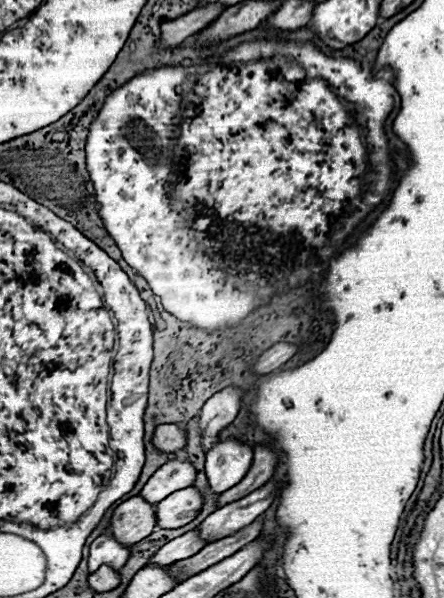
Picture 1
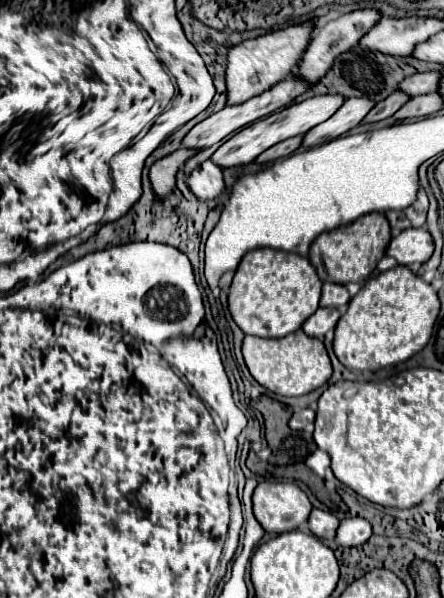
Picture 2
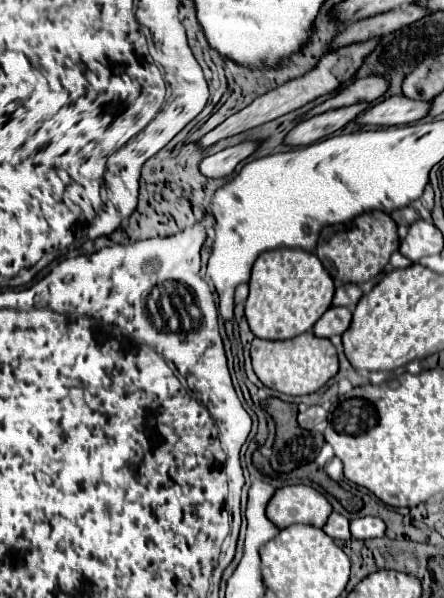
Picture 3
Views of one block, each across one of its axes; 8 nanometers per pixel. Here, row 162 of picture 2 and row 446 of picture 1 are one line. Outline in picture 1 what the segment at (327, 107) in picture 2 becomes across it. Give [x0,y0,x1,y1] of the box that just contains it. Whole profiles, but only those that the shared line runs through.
[206,442,252,494]

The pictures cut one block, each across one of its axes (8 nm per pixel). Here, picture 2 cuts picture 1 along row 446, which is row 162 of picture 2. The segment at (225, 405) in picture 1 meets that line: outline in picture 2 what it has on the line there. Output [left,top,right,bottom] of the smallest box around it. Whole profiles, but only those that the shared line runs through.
[188,160,224,200]

